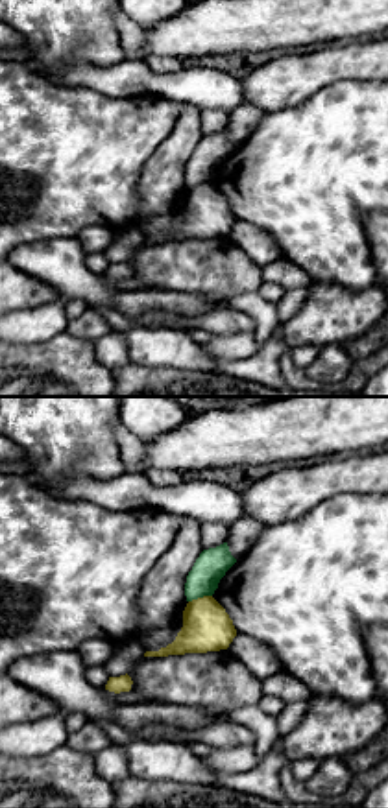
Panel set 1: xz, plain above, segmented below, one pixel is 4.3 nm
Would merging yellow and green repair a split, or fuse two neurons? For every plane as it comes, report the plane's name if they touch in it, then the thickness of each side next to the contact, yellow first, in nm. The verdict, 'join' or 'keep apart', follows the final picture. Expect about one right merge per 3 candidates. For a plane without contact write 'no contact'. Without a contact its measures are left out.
xz | 200/140 nm

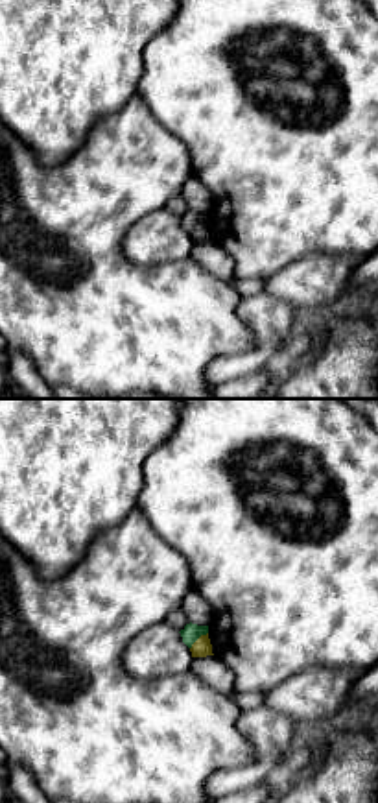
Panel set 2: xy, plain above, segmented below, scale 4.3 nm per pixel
xy | 80/80 nm

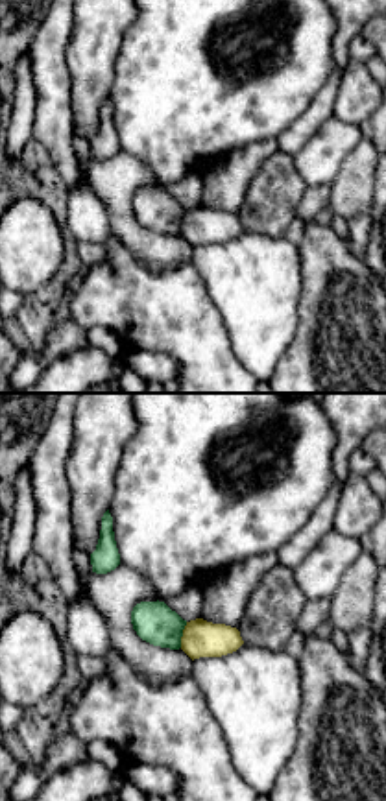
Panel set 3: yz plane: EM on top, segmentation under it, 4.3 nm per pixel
yz | 160/180 nm

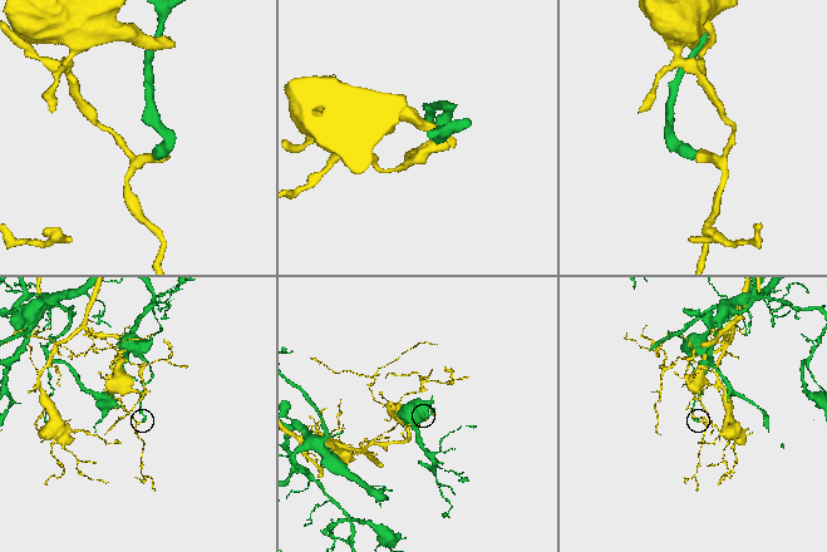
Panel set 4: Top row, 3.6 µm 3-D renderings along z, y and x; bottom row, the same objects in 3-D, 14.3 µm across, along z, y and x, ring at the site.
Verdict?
keep apart

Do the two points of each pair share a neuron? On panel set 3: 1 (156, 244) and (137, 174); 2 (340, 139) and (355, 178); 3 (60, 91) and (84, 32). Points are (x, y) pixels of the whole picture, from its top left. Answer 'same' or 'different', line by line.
1: same
2: different
3: different

